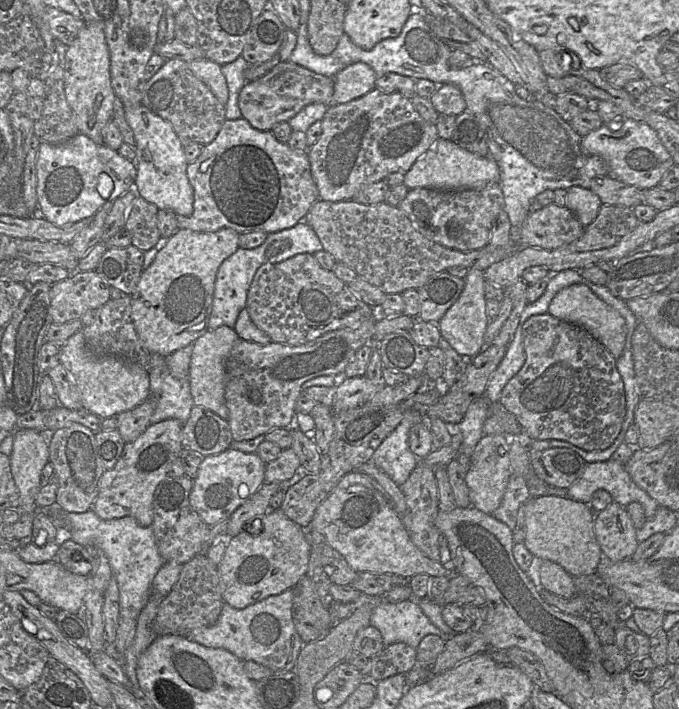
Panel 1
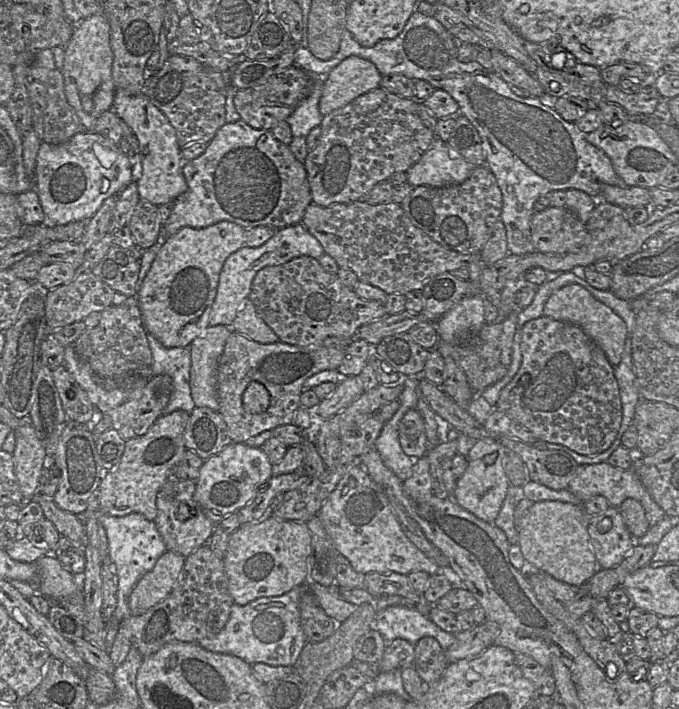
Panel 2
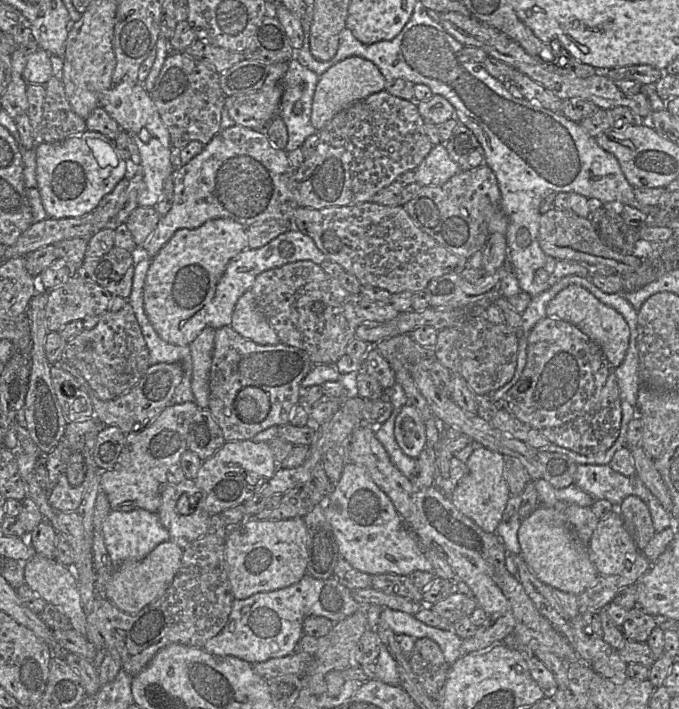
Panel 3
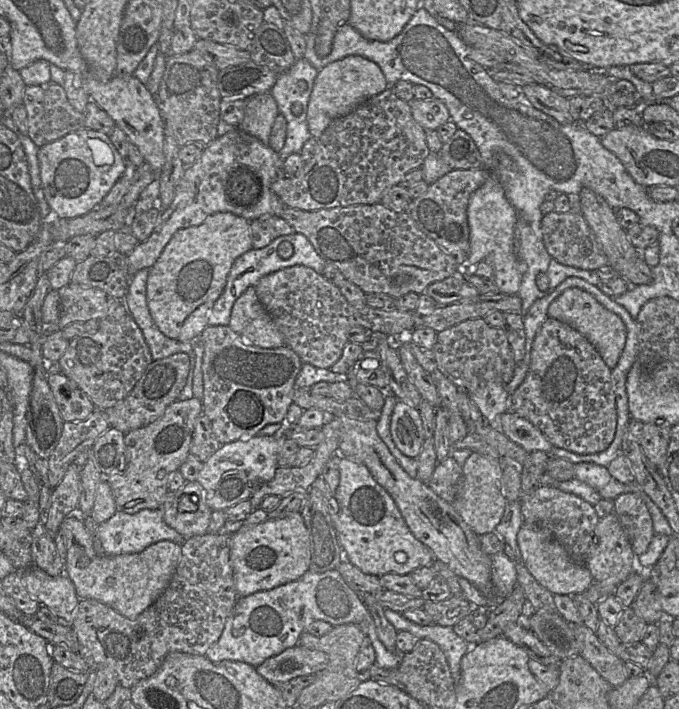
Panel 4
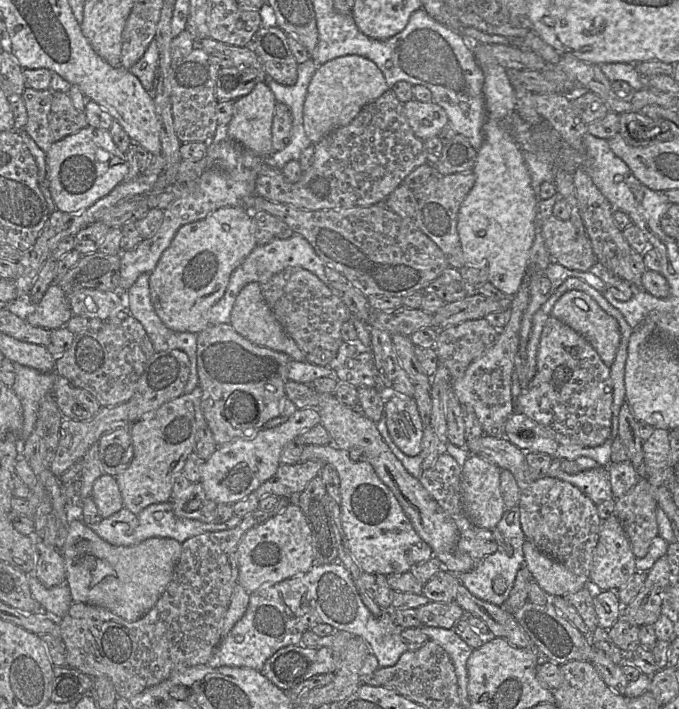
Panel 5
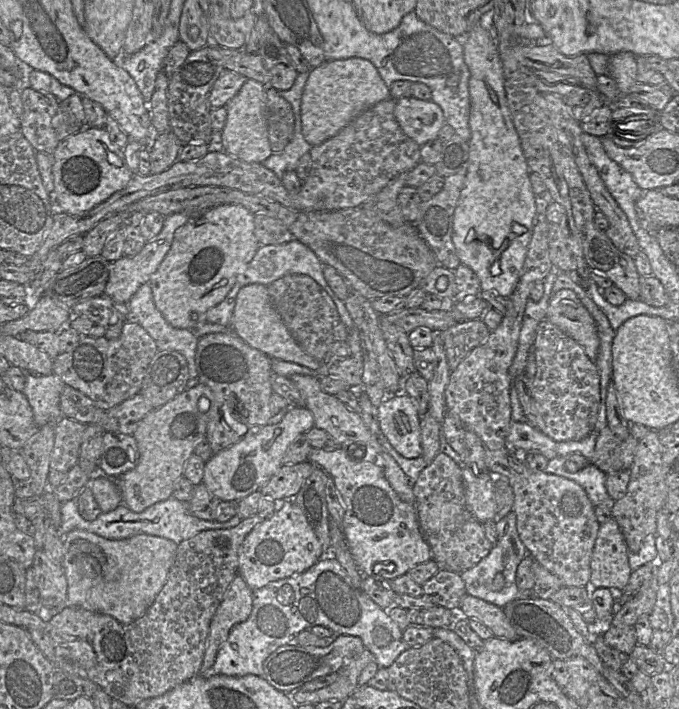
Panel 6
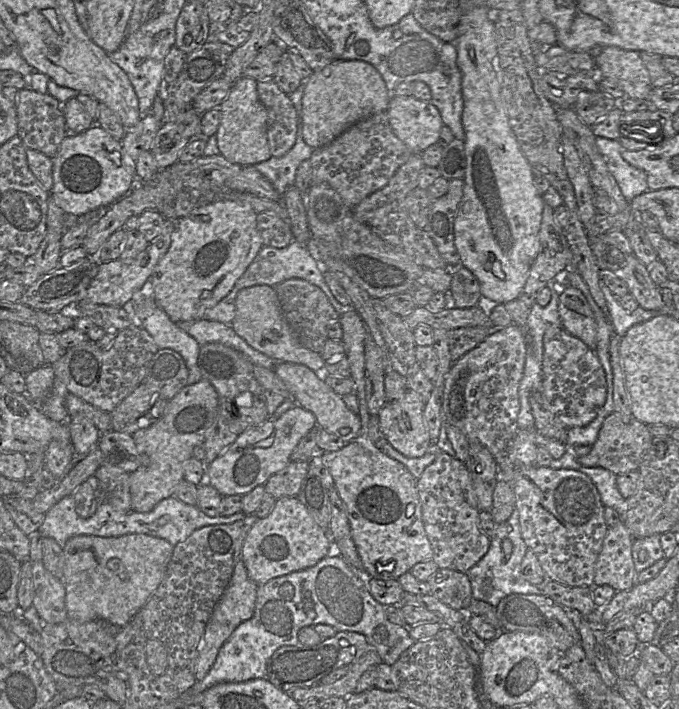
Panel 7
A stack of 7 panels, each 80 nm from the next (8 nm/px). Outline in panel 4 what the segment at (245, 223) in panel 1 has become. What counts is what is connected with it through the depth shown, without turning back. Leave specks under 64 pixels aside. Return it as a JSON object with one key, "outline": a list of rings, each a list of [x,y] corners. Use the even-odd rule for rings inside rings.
{"outline":[[[238,128],[218,136],[193,164],[184,168],[174,199],[168,208],[162,209],[153,232],[127,255],[130,277],[143,268],[150,269],[176,231],[198,226],[209,215],[231,212],[249,221],[266,216],[280,217],[286,206],[272,191],[271,185],[282,163],[279,154],[269,145]]]}

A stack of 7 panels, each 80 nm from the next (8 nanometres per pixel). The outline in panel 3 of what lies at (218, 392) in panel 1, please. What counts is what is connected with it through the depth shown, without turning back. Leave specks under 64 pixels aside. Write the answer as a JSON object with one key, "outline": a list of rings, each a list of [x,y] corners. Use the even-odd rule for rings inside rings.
{"outline":[[[207,326],[190,344],[192,356],[191,389],[199,408],[208,408],[209,380],[216,329]]]}

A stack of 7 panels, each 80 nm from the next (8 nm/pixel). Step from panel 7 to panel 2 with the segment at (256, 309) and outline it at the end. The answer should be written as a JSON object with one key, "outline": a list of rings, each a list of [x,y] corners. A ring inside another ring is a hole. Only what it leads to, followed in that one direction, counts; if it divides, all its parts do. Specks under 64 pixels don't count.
{"outline":[[[247,299],[239,309],[231,329],[262,344],[280,341],[277,334],[257,314],[250,299]]]}

